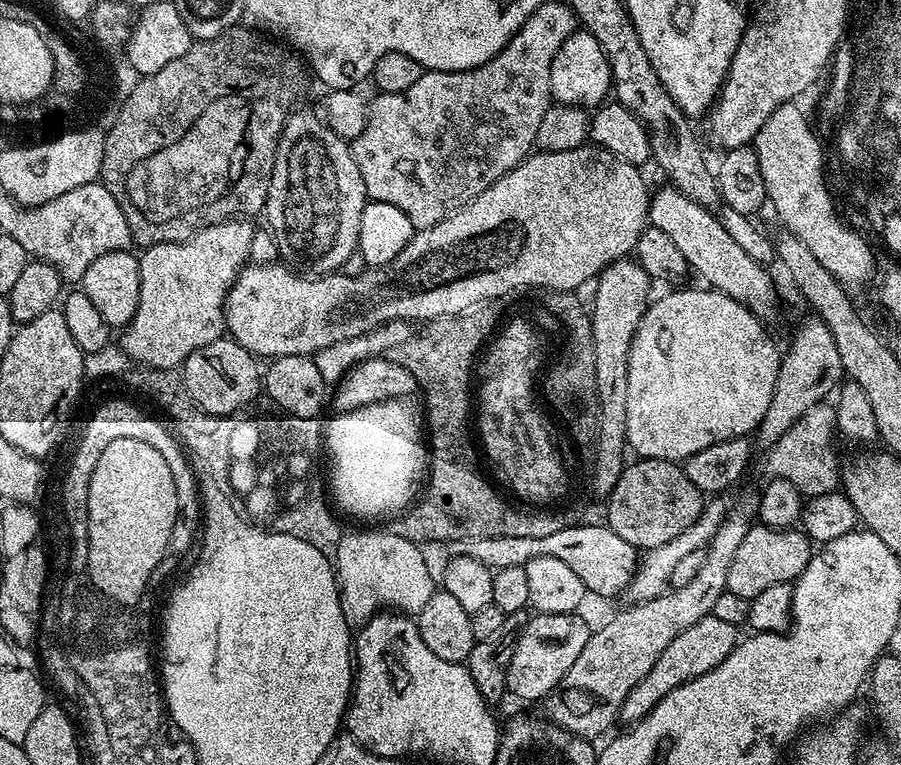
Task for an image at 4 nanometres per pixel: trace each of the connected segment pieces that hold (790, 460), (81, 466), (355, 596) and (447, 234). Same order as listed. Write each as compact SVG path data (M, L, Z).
M831 403L815 404L774 446L767 449L768 476L790 482L800 491L801 497L811 498L837 491L842 480L842 464L836 461L836 448L832 439L837 439L836 409Z
M108 400L88 420L76 449L72 452L72 461L68 464L68 473L64 476L64 485L60 488L59 508L64 512L69 523L70 559L72 568L83 573L88 566L88 511L90 510L90 477L94 475L94 466L98 466L98 454L110 446L118 438L138 438L148 440L162 458L166 458L166 466L170 466L170 474L174 477L174 490L178 490L178 514L174 522L174 530L170 534L168 551L184 556L188 554L198 540L202 528L202 507L200 485L192 471L192 463L181 441L168 433L164 424L159 424L152 416L147 416L140 408L135 408L128 400Z
M381 530L381 532L348 532L345 531L340 537L338 542L338 550L334 557L334 569L336 574L336 583L340 589L340 605L342 606L342 614L346 618L346 622L351 626L362 626L371 616L376 615L378 612L385 610L395 610L400 614L415 614L422 610L422 606L426 606L426 602L430 602L432 593L437 591L438 584L432 581L432 572L428 569L428 564L424 561L424 556L417 545L411 544L406 538L398 538L398 534L387 530Z
M581 146L576 149L558 150L557 152L536 150L528 155L517 168L510 170L502 178L498 178L498 182L494 182L486 191L478 194L478 198L474 198L454 215L446 217L433 228L421 228L413 231L410 242L406 242L404 249L388 264L365 267L364 272L357 276L345 276L343 274L312 274L307 276L280 262L272 264L249 263L241 268L236 275L236 281L233 282L224 303L224 327L227 335L231 339L237 340L247 352L252 353L257 358L263 358L263 356L268 356L267 358L277 356L315 357L318 350L322 350L326 346L334 346L334 342L346 342L346 338L358 338L391 320L427 322L436 320L439 316L456 316L460 312L467 312L479 305L499 301L501 299L499 296L504 296L507 292L516 292L519 288L547 290L548 292L576 292L587 280L589 282L595 281L608 264L625 259L635 249L638 238L643 234L645 228L649 227L650 188L648 192L648 184L640 172L643 171L637 165L610 154L604 148L595 146Z

